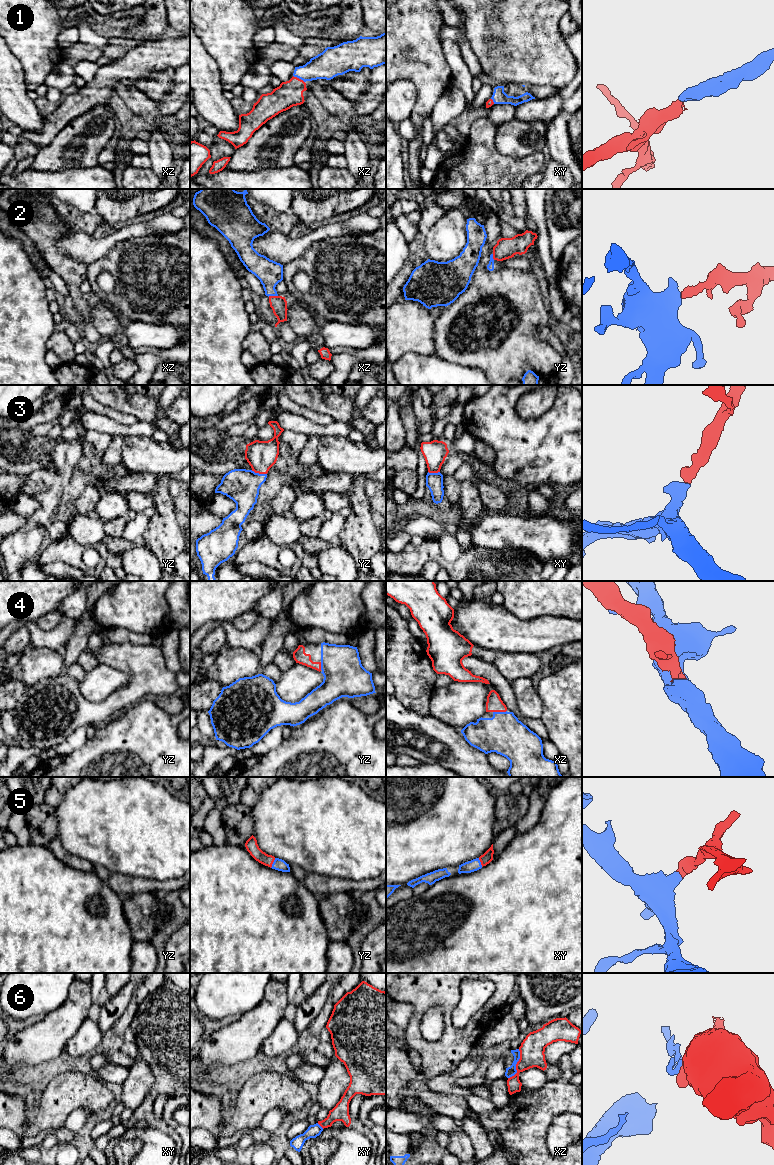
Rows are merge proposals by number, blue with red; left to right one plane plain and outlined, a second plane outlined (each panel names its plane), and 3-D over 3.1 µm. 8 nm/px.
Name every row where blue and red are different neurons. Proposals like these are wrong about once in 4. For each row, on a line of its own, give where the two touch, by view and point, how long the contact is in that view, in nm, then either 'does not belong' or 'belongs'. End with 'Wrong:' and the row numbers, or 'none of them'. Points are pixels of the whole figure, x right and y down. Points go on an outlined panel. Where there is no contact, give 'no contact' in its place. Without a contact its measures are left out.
1: contact xz (299, 78); length 110 nm; belongs
2: contact xz (272, 295); length 80 nm; belongs
3: contact yz (258, 473); length 130 nm; belongs
4: contact xz (499, 712); length 110 nm; belongs
5: contact yz (273, 863); length 90 nm; belongs
6: contact xz (515, 1065); length 260 nm; does not belong
Wrong: 6

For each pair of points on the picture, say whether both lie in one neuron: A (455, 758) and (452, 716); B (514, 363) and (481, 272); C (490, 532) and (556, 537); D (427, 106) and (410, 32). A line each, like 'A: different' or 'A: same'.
A: different
B: same
C: same
D: same

